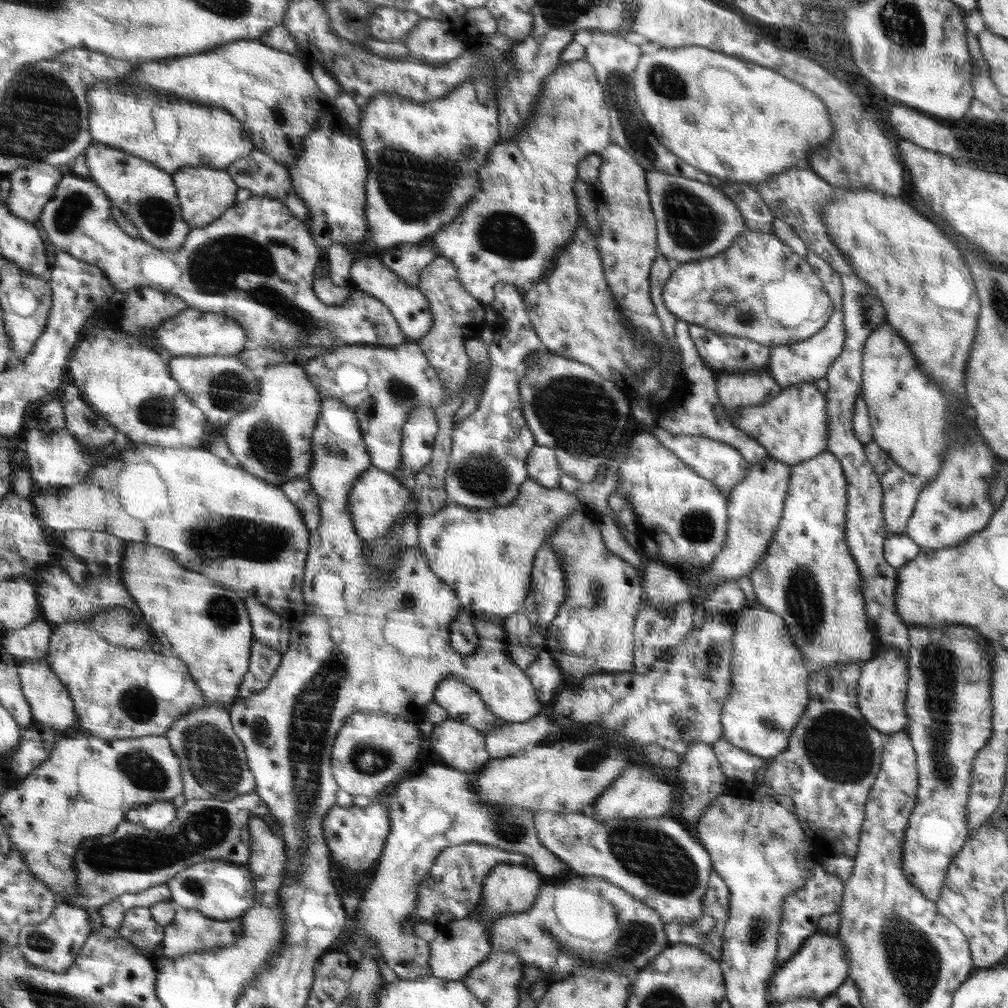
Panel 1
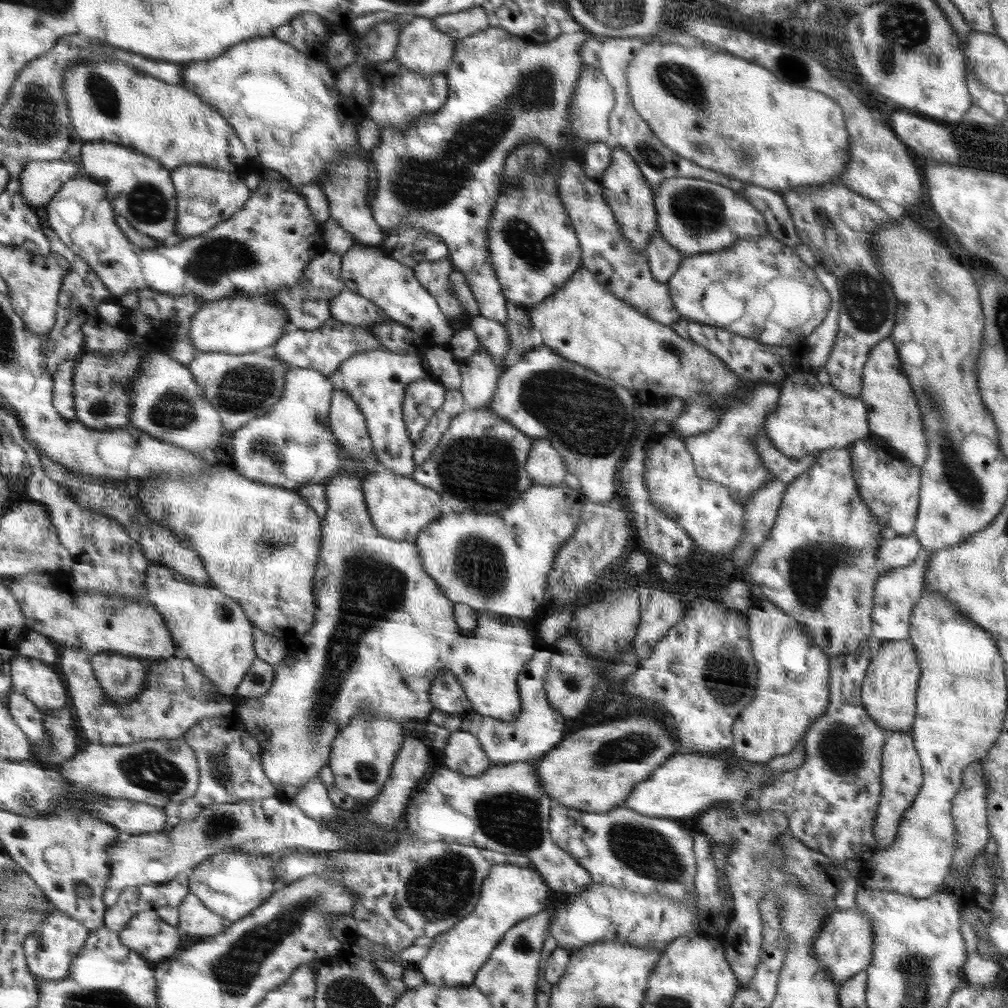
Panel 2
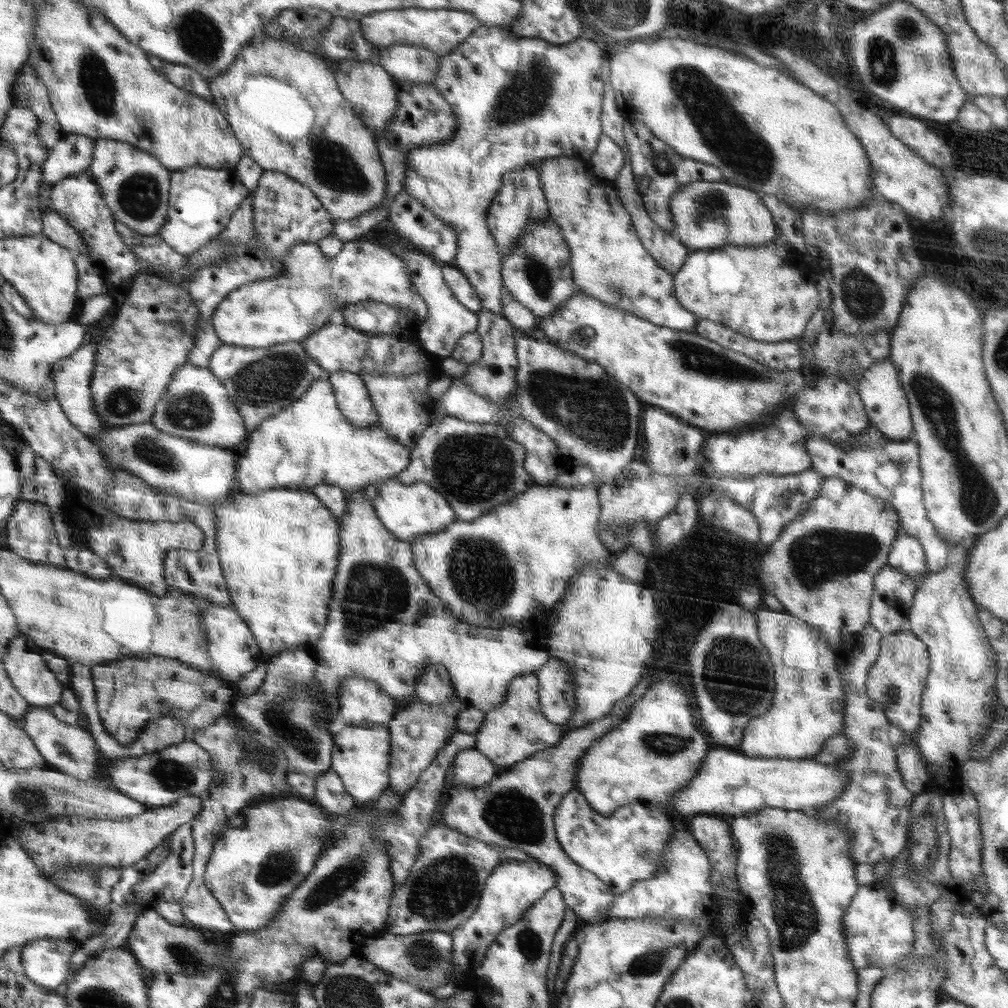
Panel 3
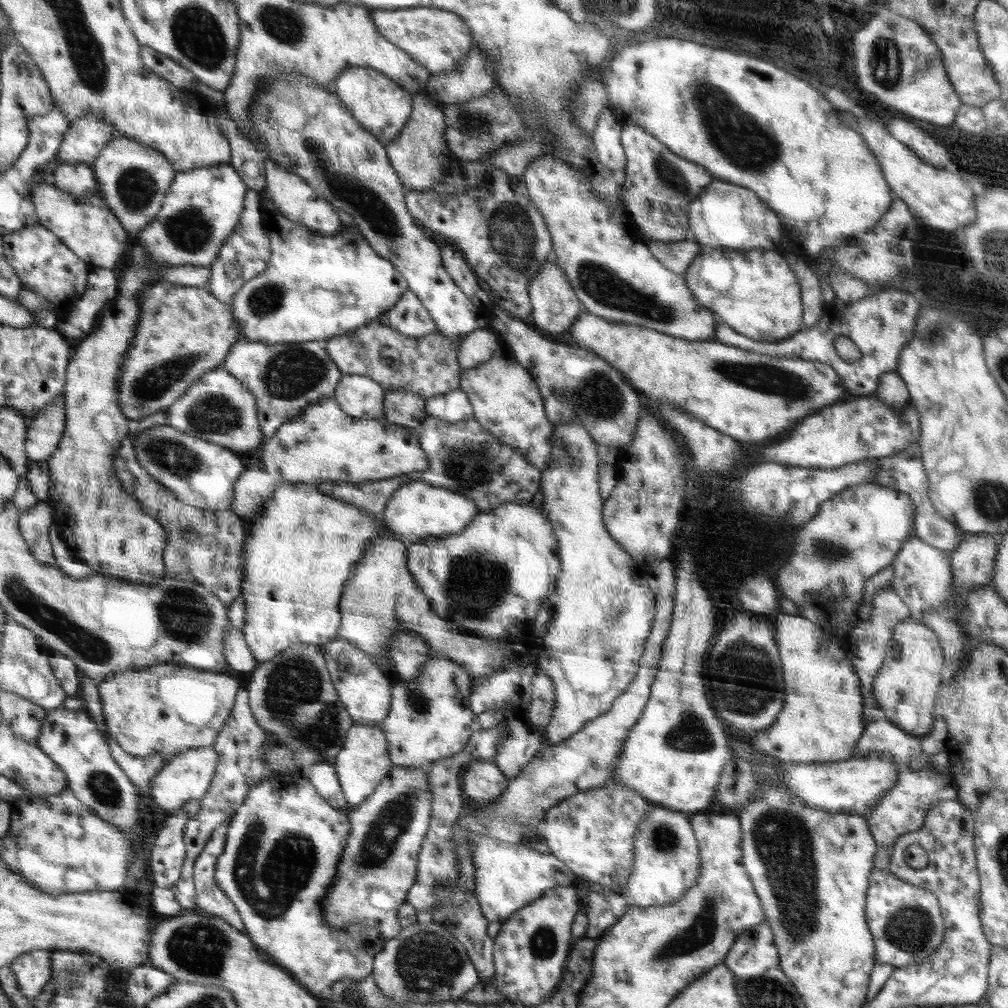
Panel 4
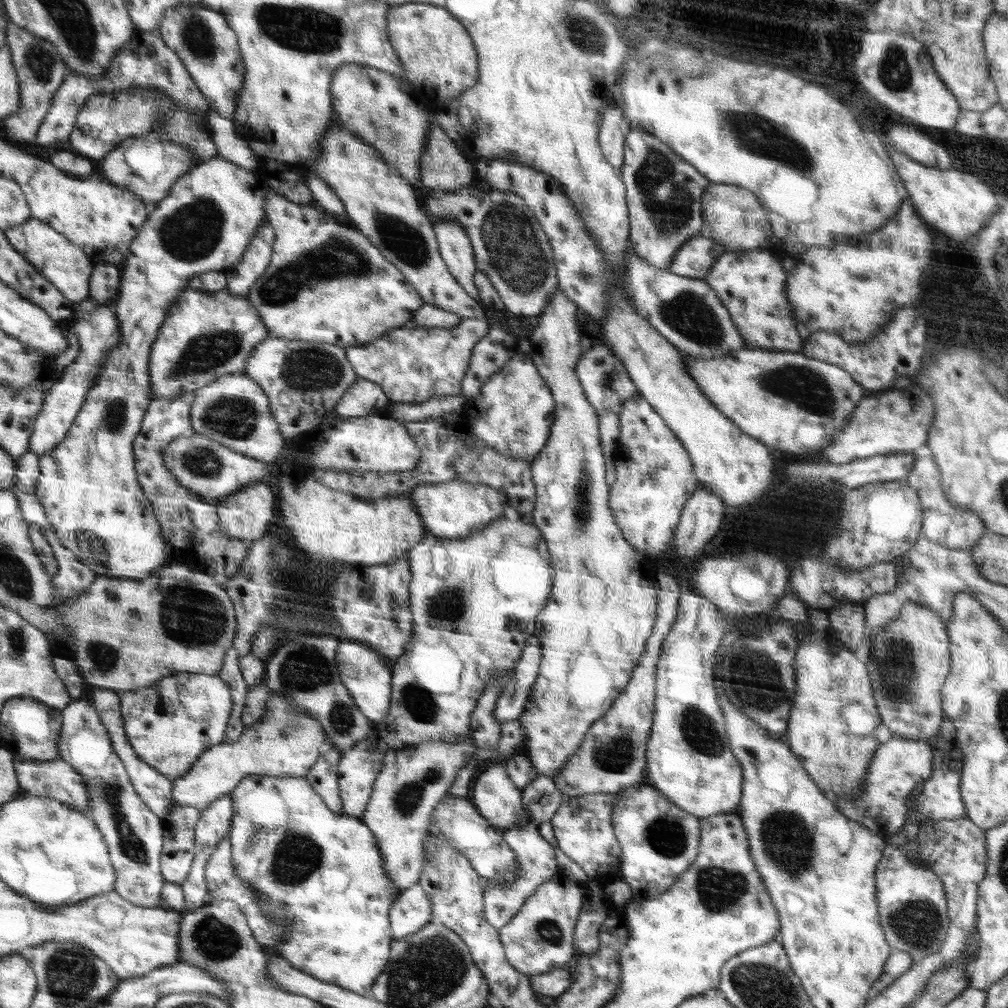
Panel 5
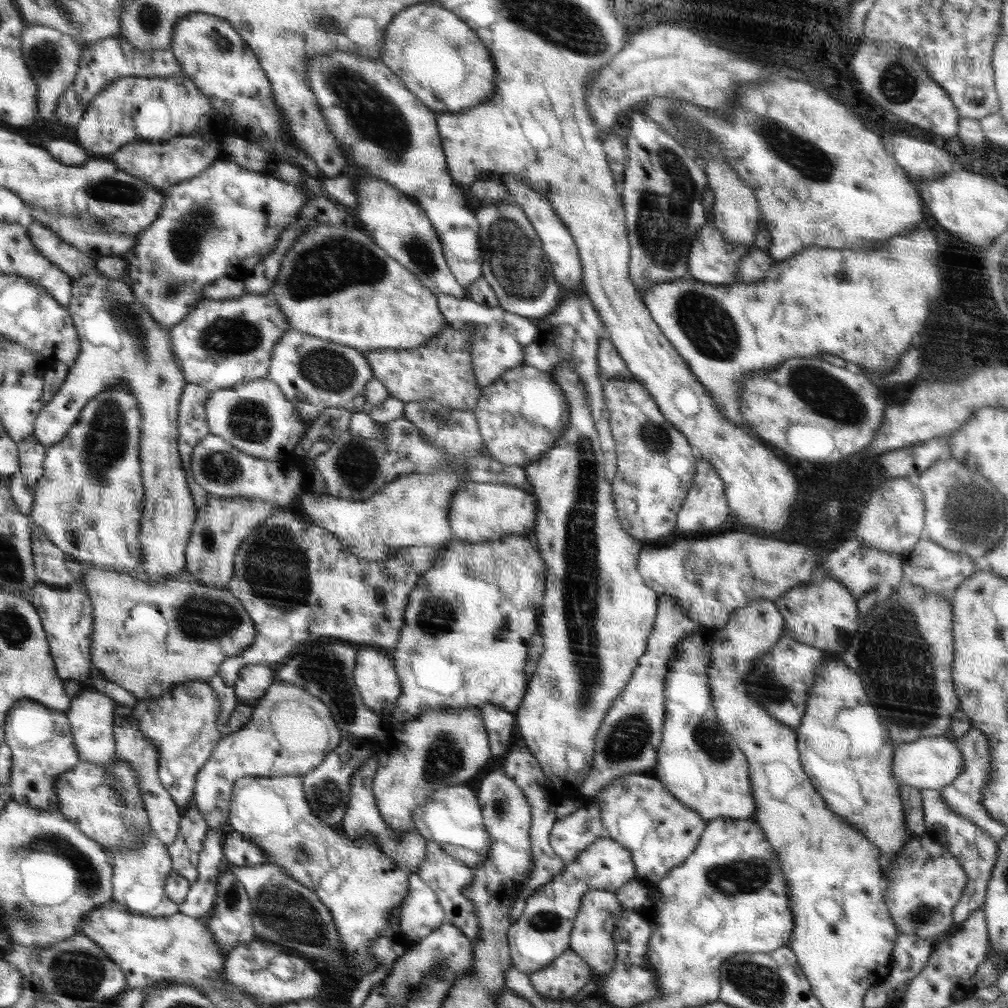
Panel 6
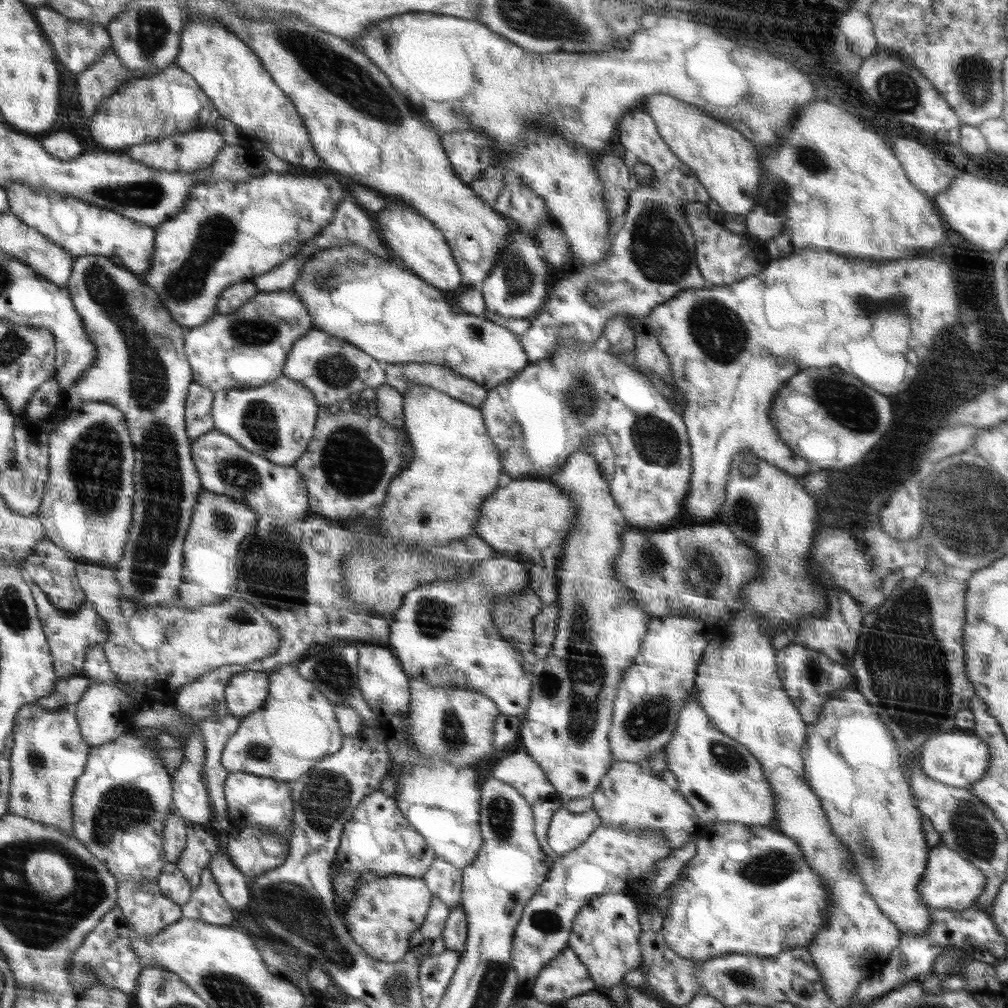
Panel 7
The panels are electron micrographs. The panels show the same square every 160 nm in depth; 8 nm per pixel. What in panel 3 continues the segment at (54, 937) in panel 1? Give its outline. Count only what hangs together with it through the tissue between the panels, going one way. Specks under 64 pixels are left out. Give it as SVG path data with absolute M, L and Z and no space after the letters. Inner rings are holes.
M66 939L31 940L23 946L23 965L27 975L42 990L57 990L67 978L70 956L81 942Z

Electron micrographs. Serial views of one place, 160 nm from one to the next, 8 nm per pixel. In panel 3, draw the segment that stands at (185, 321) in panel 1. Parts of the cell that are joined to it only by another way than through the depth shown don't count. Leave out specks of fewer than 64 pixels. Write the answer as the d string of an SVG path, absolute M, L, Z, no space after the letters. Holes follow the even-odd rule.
M356 238L342 244L336 257L324 257L320 244L298 243L282 259L284 273L274 279L258 280L240 287L227 296L211 316L211 323L216 336L224 345L244 346L248 348L266 348L288 341L302 341L314 331L322 329L332 318L341 313L348 304L354 302L380 302L392 307L413 312L420 322L428 316L424 300L418 296L408 265L392 251L382 248L377 243L364 242Z

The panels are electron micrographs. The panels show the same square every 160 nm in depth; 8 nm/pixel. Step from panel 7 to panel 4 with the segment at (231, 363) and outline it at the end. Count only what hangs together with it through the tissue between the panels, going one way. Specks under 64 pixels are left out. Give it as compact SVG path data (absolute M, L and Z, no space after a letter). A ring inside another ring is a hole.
M158 281L147 289L140 302L135 338L125 352L120 372L118 401L129 420L130 434L137 430L137 422L164 411L186 394L204 372L222 368L228 351L243 340L239 324L231 315L232 306L218 301L207 285L196 287Z

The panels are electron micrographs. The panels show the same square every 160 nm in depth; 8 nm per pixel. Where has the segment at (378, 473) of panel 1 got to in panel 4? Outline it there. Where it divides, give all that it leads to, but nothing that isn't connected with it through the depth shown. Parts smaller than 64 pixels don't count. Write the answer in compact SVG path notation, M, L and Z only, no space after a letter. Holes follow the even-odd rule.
M414 481L394 492L386 503L386 510L380 515L393 535L409 547L427 538L462 531L472 519L480 515L480 509L476 507L475 500L470 500L459 492L452 492L424 481Z

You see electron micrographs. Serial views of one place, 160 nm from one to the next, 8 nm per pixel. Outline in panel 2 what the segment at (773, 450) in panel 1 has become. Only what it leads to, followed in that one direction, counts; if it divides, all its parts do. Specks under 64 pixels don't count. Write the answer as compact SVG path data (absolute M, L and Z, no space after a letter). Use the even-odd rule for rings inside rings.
M807 370L794 372L784 382L779 384L779 399L775 409L769 412L763 430L765 436L771 440L784 456L803 459L809 454L833 448L848 448L854 441L864 439L870 434L867 421L867 409L860 398L846 397L840 394L831 385L824 385L818 381L817 376Z

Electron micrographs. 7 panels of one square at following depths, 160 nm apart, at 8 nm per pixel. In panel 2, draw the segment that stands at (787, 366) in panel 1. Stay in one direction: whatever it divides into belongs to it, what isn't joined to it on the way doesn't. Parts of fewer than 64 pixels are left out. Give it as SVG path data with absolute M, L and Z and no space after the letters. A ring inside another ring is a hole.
M822 264L814 266L818 280L829 294L830 309L826 318L803 341L795 343L787 349L790 362L795 372L811 370L818 372L820 367L826 367L826 360L831 355L836 335L839 333L840 293L837 278Z

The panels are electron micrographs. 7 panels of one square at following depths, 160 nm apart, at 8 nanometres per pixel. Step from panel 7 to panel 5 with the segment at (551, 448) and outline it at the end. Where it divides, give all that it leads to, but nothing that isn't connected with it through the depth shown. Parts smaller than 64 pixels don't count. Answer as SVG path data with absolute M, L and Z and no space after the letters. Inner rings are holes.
M512 358L511 362L504 366L500 372L492 374L487 382L482 384L479 393L471 401L474 420L465 422L465 424L472 433L487 442L488 446L495 449L496 452L517 459L533 461L539 452L547 446L551 426L555 422L555 399L551 387L540 377L531 358ZM639 393L625 402L619 421L616 478L610 485L611 510L623 536L635 549L658 560L671 554L680 513L698 487L693 464L682 441Z

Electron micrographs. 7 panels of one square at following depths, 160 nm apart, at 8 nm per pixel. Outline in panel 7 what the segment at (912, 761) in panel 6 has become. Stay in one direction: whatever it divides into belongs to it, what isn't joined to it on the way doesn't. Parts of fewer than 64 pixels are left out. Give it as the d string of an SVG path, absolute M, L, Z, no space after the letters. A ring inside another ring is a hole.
M957 728L930 736L919 752L917 762L919 762L920 771L928 776L928 779L961 788L968 788L973 783L980 781L980 778L984 778L990 755L988 745L982 739L978 739L971 731Z

